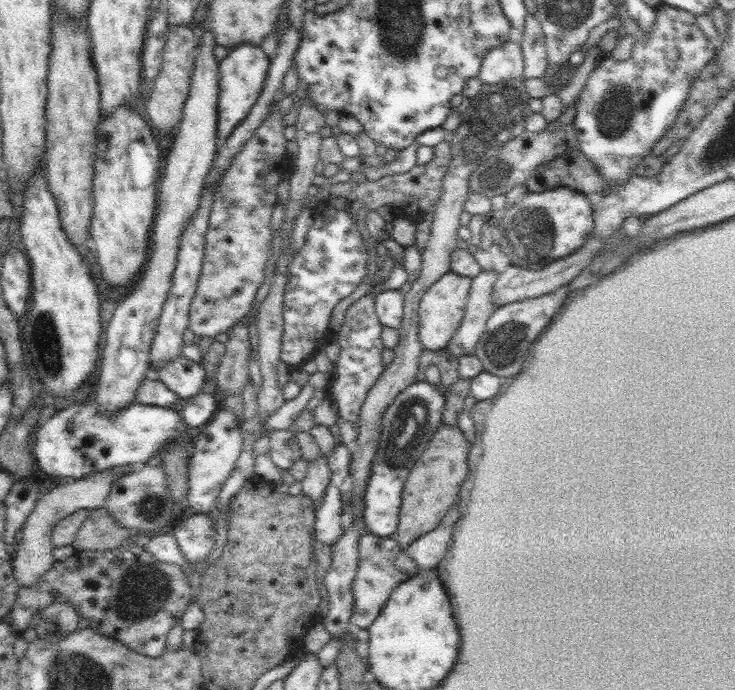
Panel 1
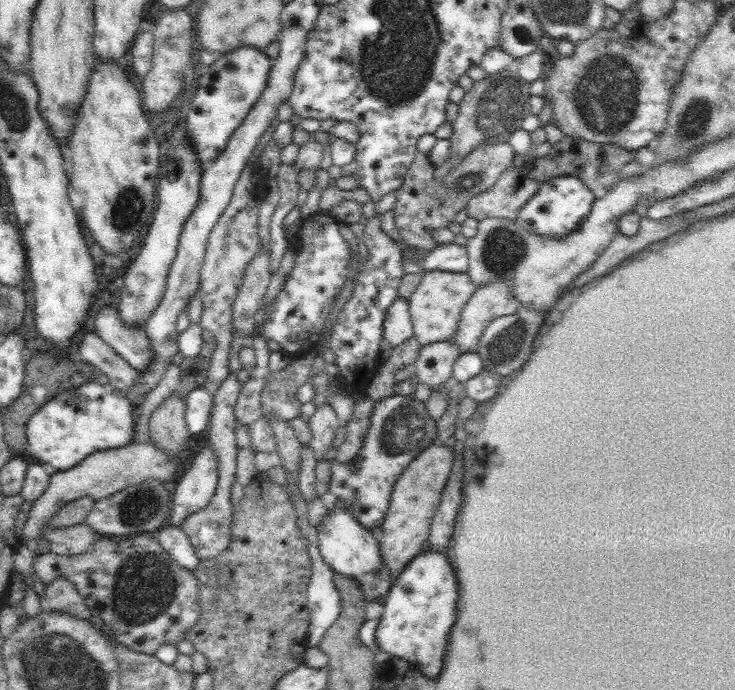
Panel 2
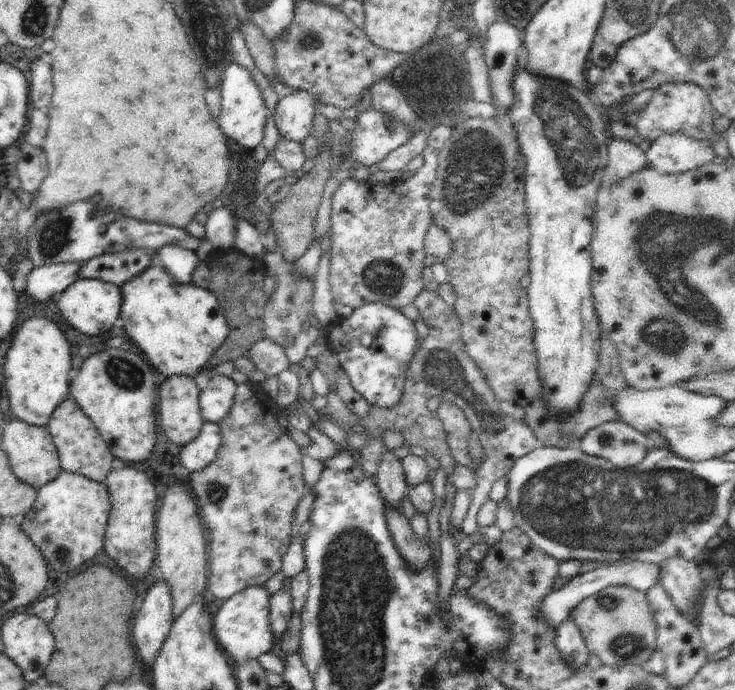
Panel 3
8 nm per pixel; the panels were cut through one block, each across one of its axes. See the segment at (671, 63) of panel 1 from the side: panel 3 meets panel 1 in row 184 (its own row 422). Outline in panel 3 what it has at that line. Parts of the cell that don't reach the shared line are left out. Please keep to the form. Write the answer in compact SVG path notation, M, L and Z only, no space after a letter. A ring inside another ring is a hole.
M621 420L608 421L590 429L580 442L582 452L605 458L621 469L636 466L651 447L647 435Z

